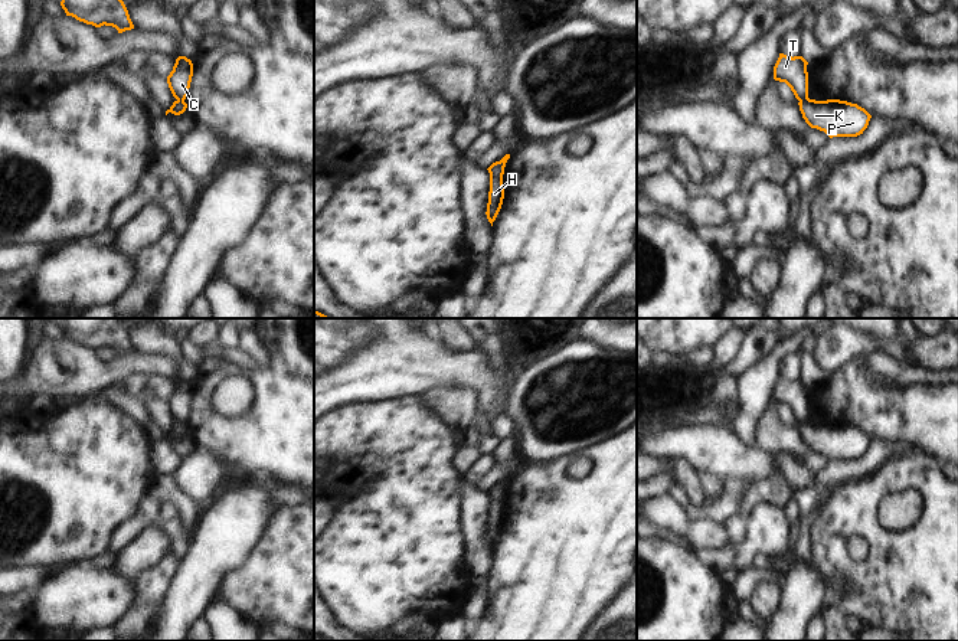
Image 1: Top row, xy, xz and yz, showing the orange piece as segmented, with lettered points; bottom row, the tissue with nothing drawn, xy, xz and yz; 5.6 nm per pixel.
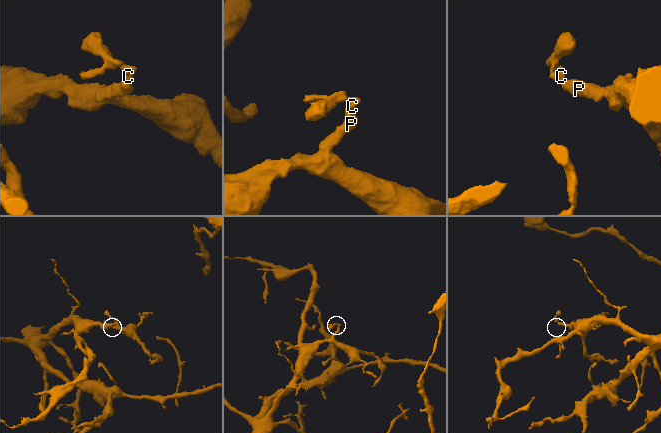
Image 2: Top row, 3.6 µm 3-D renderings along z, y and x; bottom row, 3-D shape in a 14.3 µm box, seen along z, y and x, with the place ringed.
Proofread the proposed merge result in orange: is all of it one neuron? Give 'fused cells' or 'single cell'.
fused cells

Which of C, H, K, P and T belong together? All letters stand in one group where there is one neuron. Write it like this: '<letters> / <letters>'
C T / H K P

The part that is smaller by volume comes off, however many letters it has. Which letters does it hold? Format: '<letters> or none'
C, T

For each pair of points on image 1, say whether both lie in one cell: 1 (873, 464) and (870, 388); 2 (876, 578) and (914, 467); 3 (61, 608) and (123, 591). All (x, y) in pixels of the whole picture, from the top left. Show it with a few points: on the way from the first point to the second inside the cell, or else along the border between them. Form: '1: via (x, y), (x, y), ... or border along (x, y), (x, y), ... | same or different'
1: border along (872, 438), (901, 442), (905, 447) | different
2: via (903, 550), (931, 523), (931, 494) | same
3: via (77, 598), (107, 597) | same

